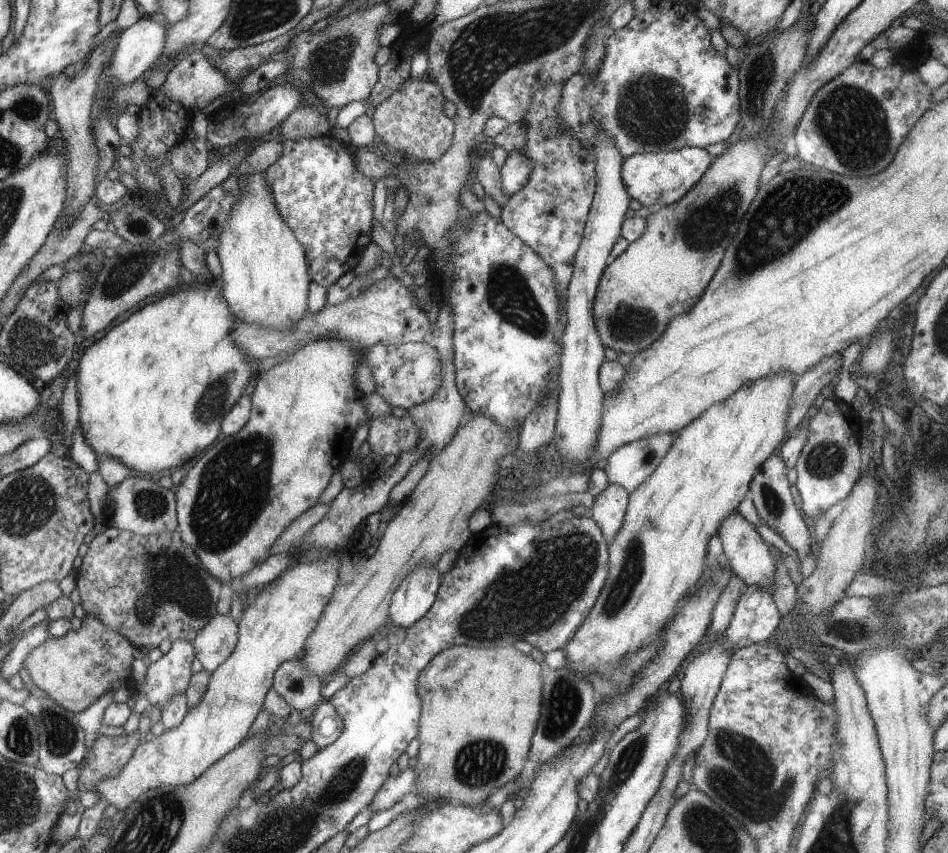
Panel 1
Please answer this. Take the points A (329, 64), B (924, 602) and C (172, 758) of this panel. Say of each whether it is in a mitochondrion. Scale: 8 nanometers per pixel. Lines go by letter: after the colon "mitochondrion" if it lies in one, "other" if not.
A: mitochondrion
B: mitochondrion
C: other

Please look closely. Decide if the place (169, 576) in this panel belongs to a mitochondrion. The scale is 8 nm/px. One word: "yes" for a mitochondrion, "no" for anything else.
yes

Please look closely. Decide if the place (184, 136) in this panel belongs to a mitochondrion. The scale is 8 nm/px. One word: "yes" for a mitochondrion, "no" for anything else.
no

